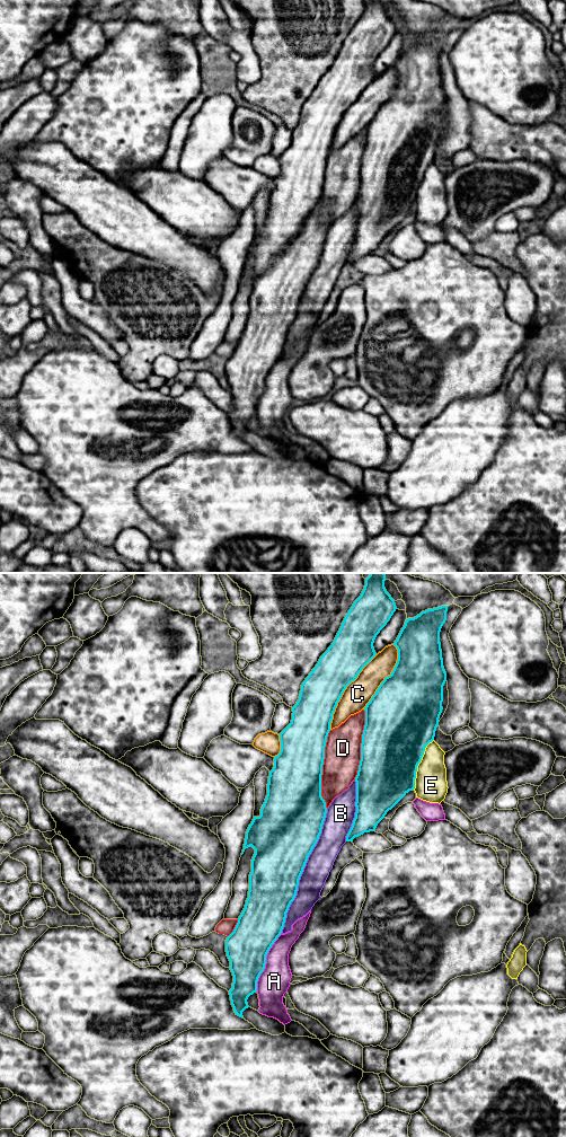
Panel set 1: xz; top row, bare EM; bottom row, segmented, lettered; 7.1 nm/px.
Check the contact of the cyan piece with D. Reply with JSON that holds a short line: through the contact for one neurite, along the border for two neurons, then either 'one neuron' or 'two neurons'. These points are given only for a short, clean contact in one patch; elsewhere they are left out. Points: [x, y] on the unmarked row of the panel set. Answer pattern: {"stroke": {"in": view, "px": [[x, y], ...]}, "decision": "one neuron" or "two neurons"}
{"decision": "two neurons"}

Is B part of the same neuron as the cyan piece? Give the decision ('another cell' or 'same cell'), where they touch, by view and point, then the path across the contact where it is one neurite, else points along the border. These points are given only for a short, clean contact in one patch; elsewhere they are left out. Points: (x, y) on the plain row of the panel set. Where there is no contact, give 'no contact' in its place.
same cell; contact xz (302, 293)

